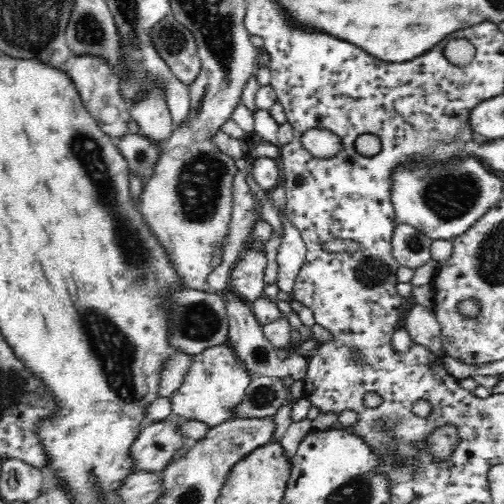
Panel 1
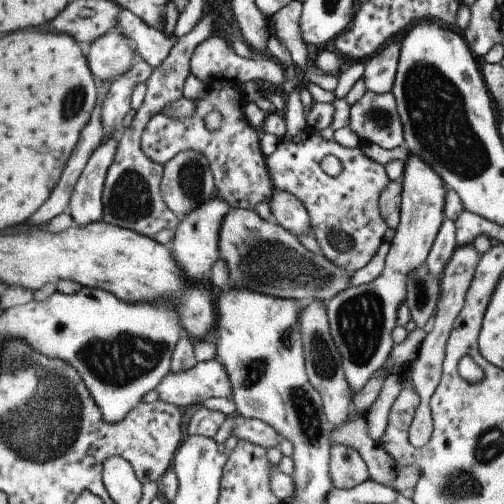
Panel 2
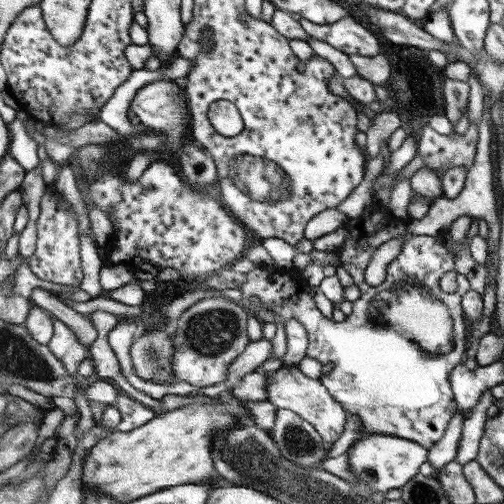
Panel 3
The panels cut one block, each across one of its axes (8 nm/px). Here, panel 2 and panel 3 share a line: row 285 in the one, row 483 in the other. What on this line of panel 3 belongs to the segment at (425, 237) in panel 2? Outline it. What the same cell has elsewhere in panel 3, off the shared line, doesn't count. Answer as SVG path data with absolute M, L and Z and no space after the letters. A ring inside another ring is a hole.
M369 436L361 442L357 442L357 446L351 448L351 454L347 458L349 466L351 466L351 472L359 478L359 486L355 488L359 496L367 498L367 492L365 492L365 486L367 490L373 490L373 492L389 492L389 490L401 490L415 474L419 474L419 468L421 464L429 462L427 458L427 452L425 448L417 446L415 442L407 442L407 440L401 440L401 438L393 438L393 436Z

